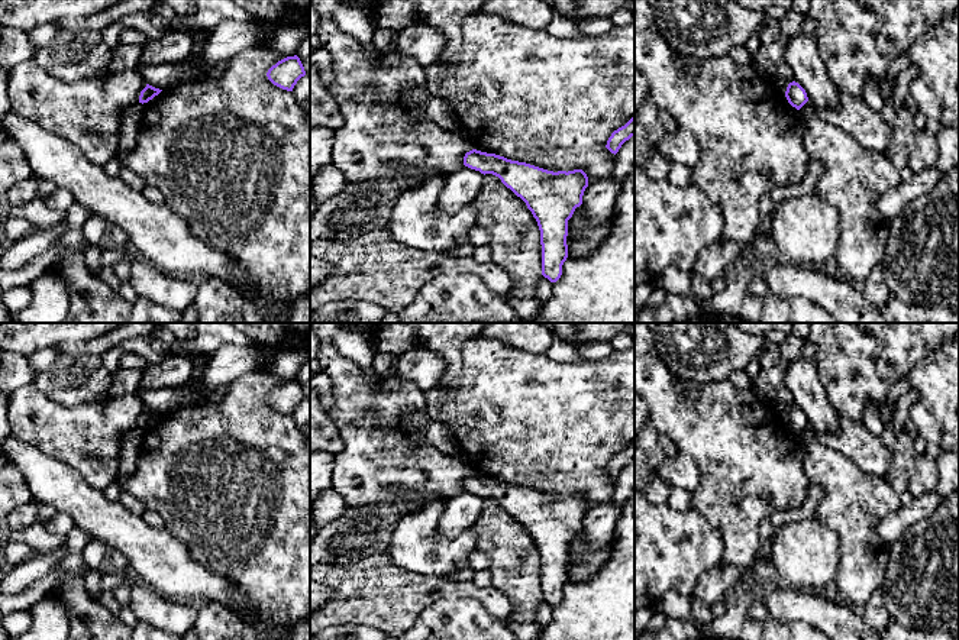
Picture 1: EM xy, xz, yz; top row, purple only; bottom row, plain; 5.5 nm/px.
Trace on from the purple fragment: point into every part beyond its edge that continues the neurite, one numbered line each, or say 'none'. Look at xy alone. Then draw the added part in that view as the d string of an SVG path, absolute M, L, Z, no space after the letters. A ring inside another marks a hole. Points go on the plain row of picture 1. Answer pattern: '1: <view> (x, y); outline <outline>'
none

